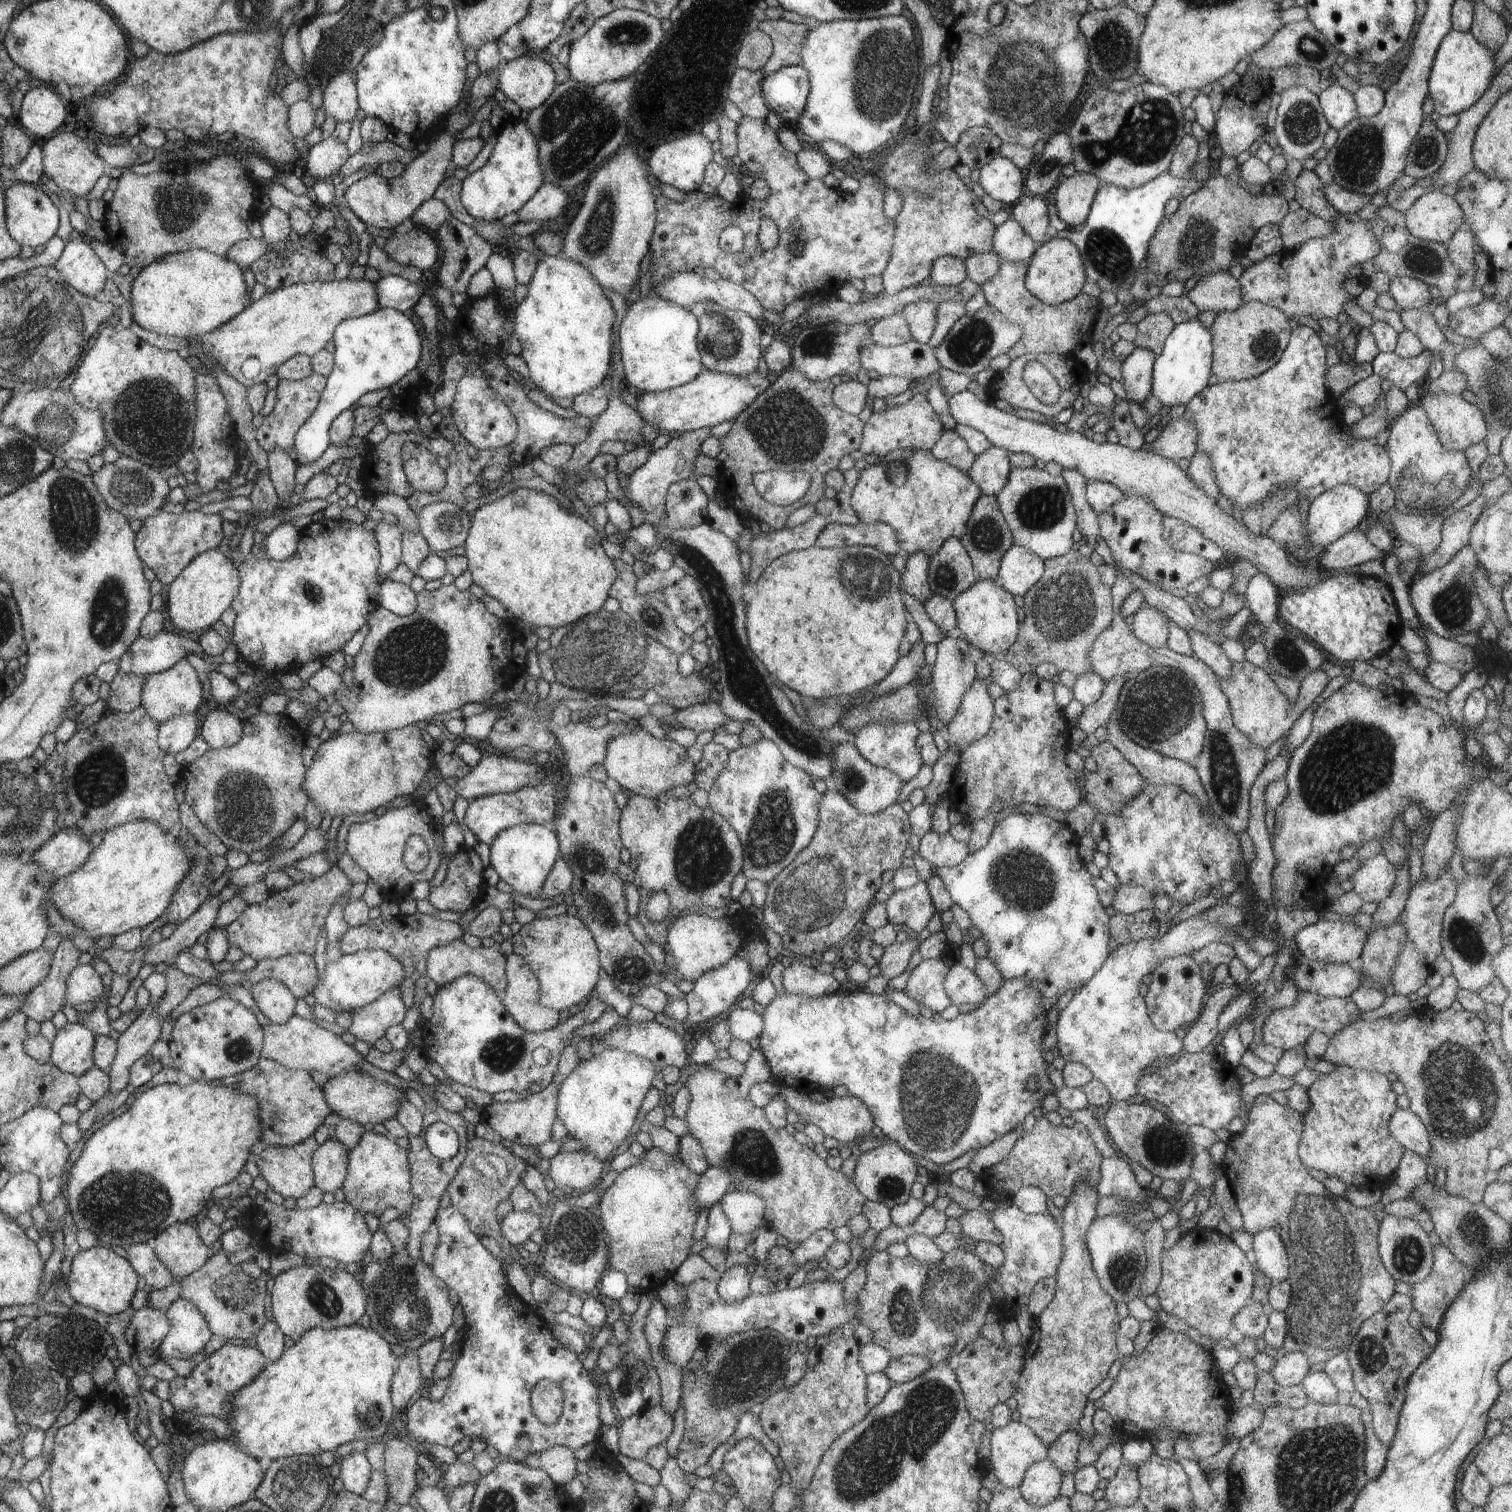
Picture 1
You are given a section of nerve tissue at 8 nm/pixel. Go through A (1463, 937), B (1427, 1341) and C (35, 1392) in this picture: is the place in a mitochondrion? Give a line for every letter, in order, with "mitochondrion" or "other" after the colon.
A: mitochondrion
B: other
C: mitochondrion

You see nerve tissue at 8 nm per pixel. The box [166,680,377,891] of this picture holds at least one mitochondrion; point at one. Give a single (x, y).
(244, 808)

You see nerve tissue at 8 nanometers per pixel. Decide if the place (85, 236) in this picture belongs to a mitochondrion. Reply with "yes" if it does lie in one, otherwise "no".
no

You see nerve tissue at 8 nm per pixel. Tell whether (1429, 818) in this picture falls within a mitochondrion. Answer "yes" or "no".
no

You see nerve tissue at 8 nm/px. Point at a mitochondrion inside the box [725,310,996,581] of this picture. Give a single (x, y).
(789, 430)

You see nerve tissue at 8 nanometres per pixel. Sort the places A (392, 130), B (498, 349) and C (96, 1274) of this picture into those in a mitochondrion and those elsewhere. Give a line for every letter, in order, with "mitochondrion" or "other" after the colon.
A: other
B: other
C: other

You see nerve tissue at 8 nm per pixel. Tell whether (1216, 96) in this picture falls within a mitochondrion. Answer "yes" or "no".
no

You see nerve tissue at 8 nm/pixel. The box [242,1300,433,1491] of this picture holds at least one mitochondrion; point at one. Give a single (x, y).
(368, 1415)

